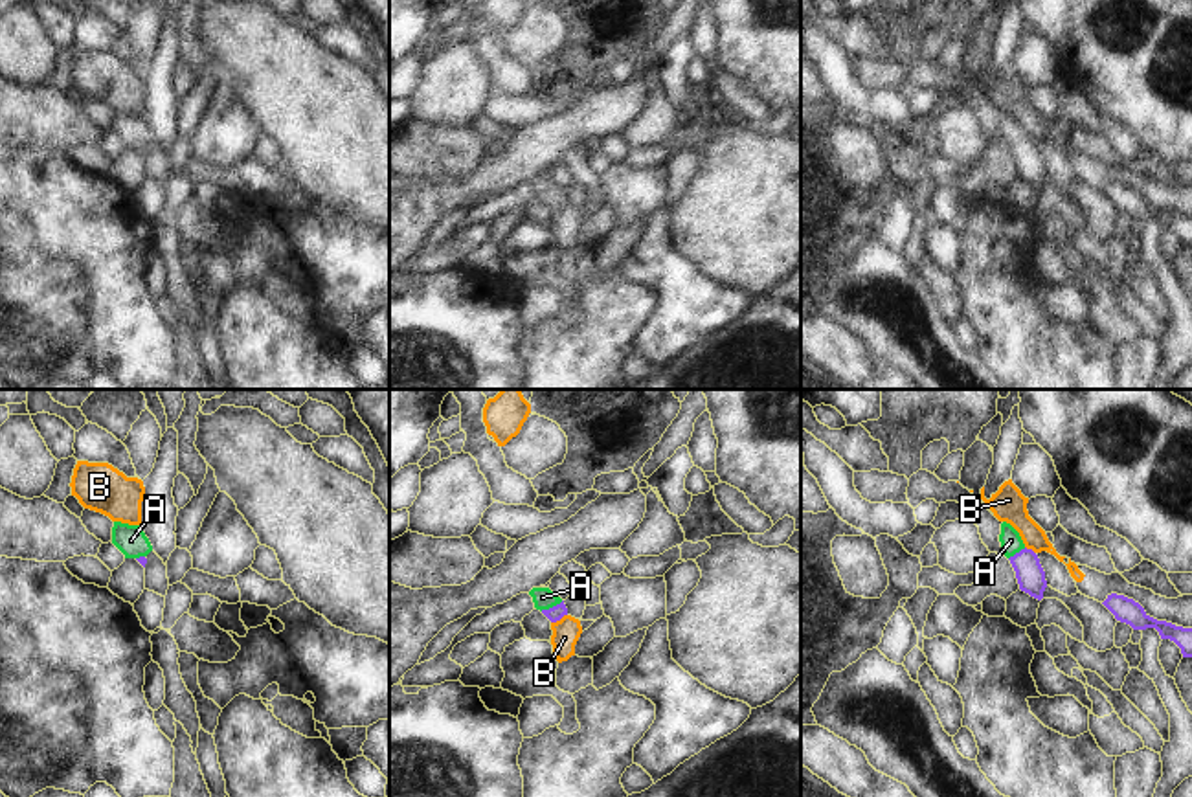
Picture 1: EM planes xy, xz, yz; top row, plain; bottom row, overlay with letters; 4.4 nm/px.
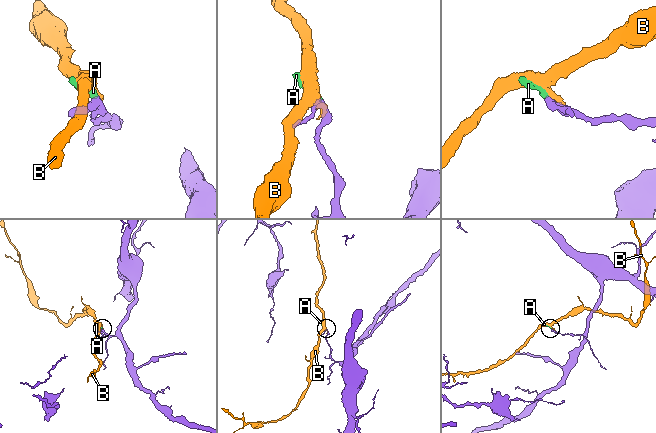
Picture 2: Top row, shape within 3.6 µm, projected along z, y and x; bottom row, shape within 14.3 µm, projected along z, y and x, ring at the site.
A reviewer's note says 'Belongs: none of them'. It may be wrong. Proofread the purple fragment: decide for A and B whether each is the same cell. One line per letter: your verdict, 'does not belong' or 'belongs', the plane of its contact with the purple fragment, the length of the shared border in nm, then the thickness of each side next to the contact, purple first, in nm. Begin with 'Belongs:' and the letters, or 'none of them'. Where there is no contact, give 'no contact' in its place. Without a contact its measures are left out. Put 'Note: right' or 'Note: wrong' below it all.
Belongs: A
A: belongs | xz | 110 nm | 70/90 nm
B: does not belong | xz | 80 nm | 70/120 nm
Note: wrong

